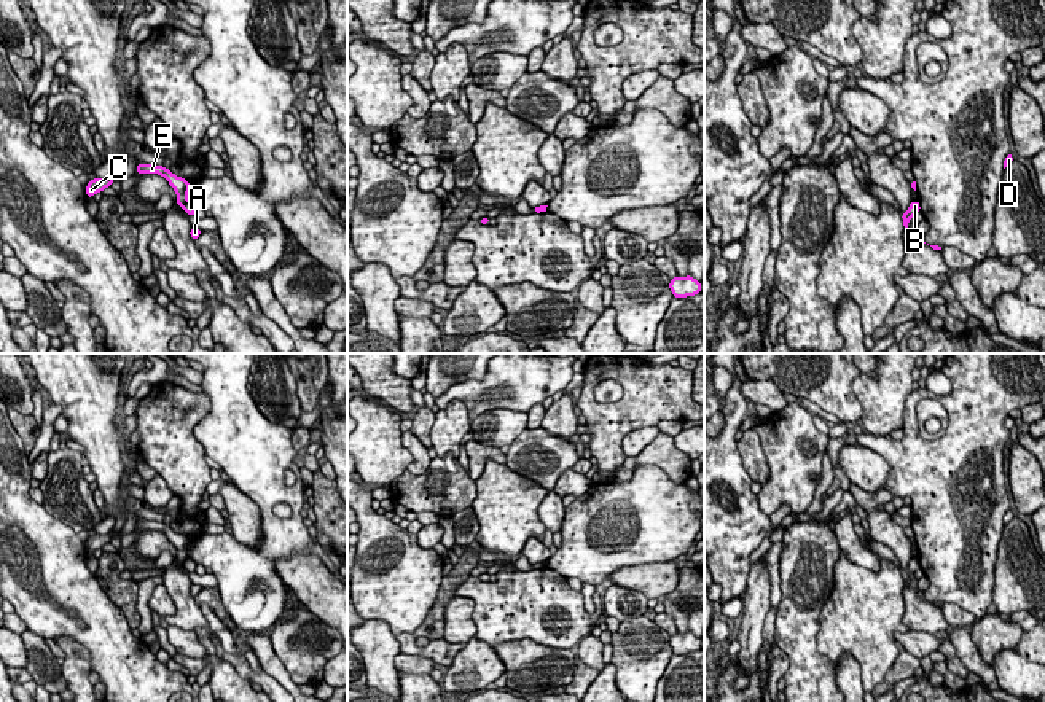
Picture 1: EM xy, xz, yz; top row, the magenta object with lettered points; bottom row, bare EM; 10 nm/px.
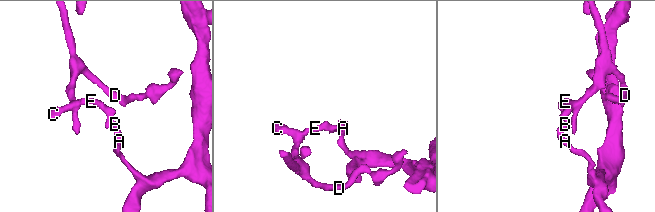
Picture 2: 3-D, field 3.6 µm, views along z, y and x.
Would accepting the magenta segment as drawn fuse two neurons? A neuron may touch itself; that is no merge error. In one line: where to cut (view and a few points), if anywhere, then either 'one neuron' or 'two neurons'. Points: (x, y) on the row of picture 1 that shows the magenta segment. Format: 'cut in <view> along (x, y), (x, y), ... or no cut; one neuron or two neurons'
cut in xy along (188, 201), (183, 207); two neurons

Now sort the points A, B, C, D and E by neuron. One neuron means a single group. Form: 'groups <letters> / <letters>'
groups A B / C D E

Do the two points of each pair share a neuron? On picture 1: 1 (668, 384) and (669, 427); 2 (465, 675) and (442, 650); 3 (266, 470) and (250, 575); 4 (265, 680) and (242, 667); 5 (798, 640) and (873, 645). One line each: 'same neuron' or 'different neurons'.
1: different neurons
2: different neurons
3: same neuron
4: same neuron
5: different neurons

